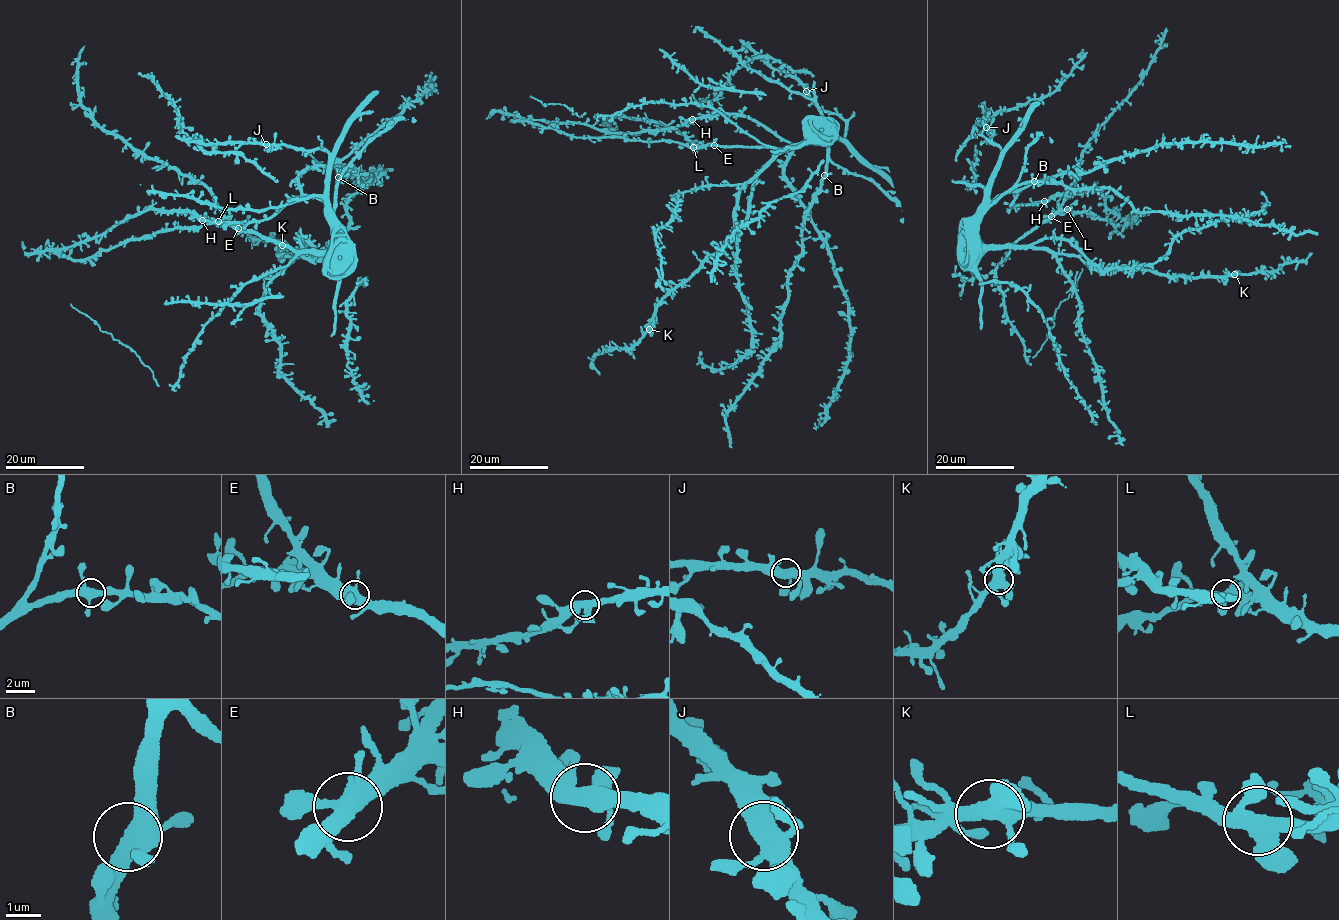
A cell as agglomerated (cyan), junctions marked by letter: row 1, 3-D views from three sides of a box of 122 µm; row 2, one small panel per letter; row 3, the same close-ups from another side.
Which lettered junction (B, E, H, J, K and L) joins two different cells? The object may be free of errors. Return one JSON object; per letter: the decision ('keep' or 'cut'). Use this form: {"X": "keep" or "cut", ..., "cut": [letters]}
{"B": "keep", "E": "keep", "H": "keep", "J": "keep", "K": "keep", "L": "keep", "cut": []}

